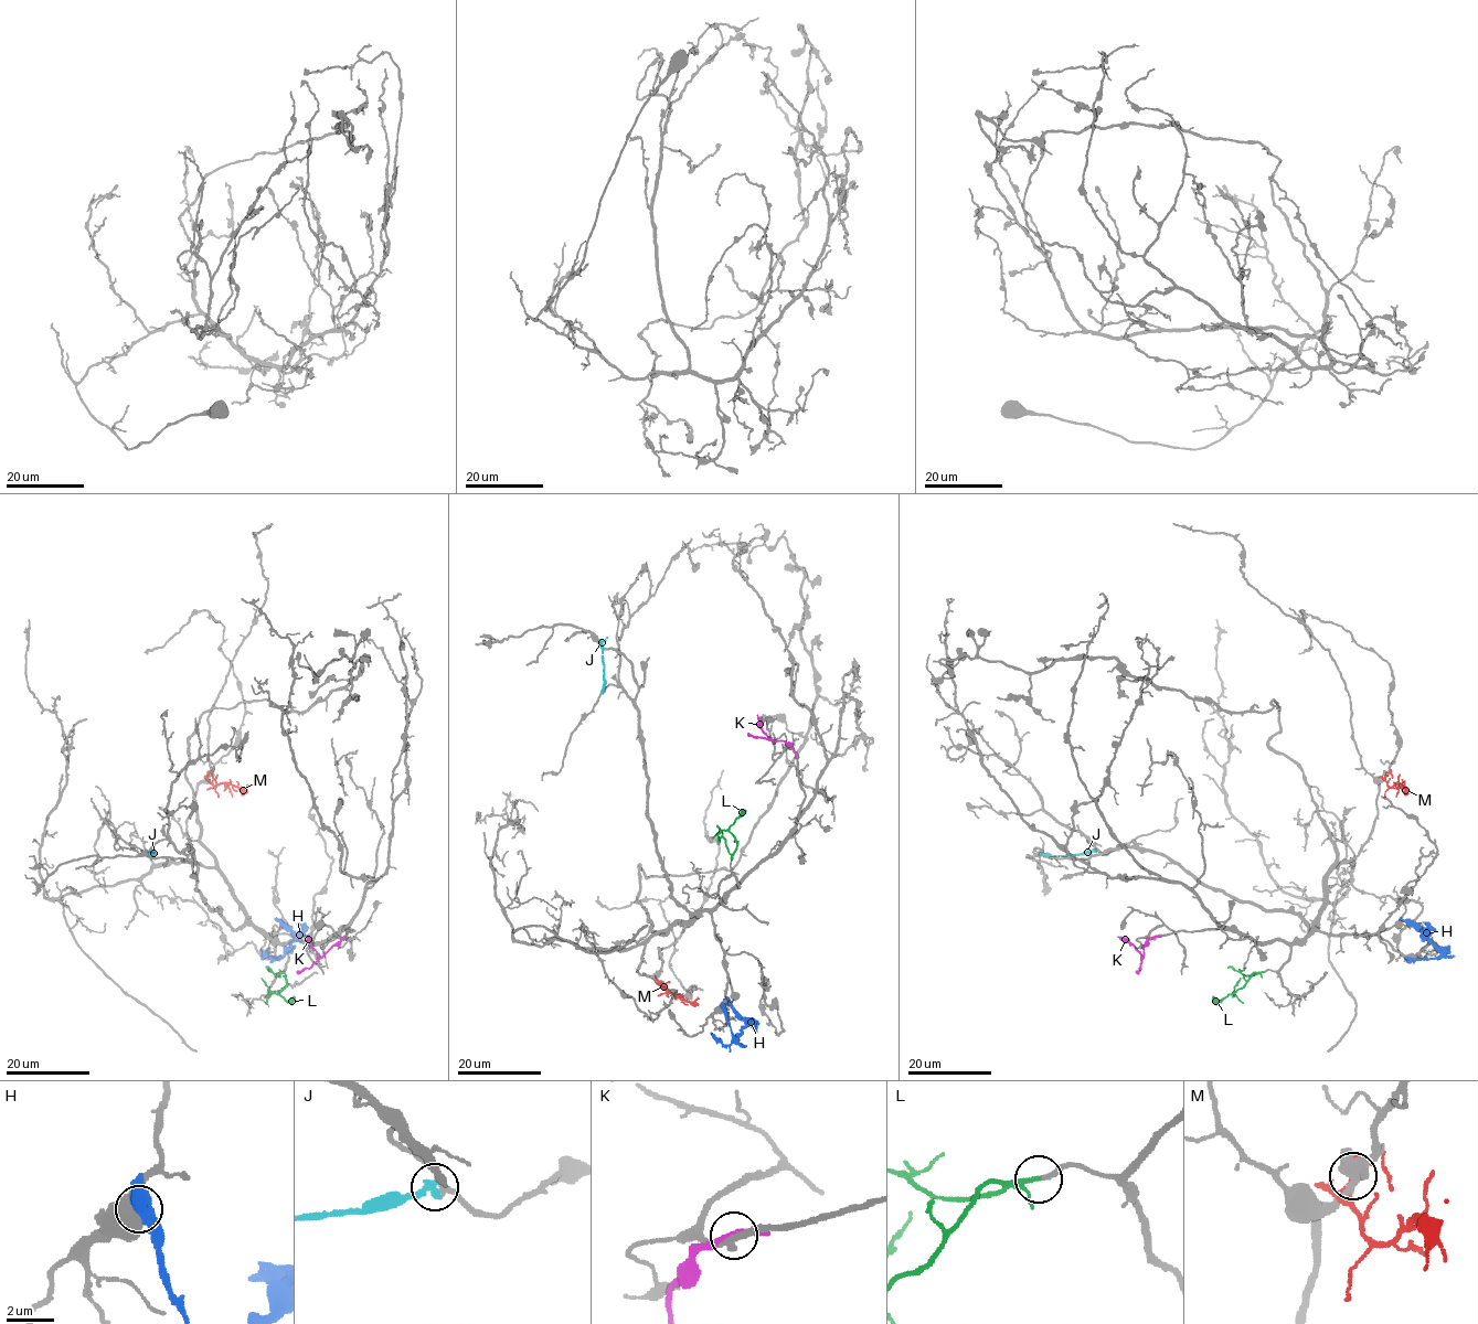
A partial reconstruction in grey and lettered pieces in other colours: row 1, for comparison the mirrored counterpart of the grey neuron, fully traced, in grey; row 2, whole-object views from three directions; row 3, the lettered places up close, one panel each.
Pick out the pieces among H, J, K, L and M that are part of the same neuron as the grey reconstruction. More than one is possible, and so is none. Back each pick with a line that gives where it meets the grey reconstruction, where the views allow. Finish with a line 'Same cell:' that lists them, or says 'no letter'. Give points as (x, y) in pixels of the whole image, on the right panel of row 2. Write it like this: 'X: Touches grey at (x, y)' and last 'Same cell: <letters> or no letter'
L: Touches grey at (1263, 972)
Same cell: L

